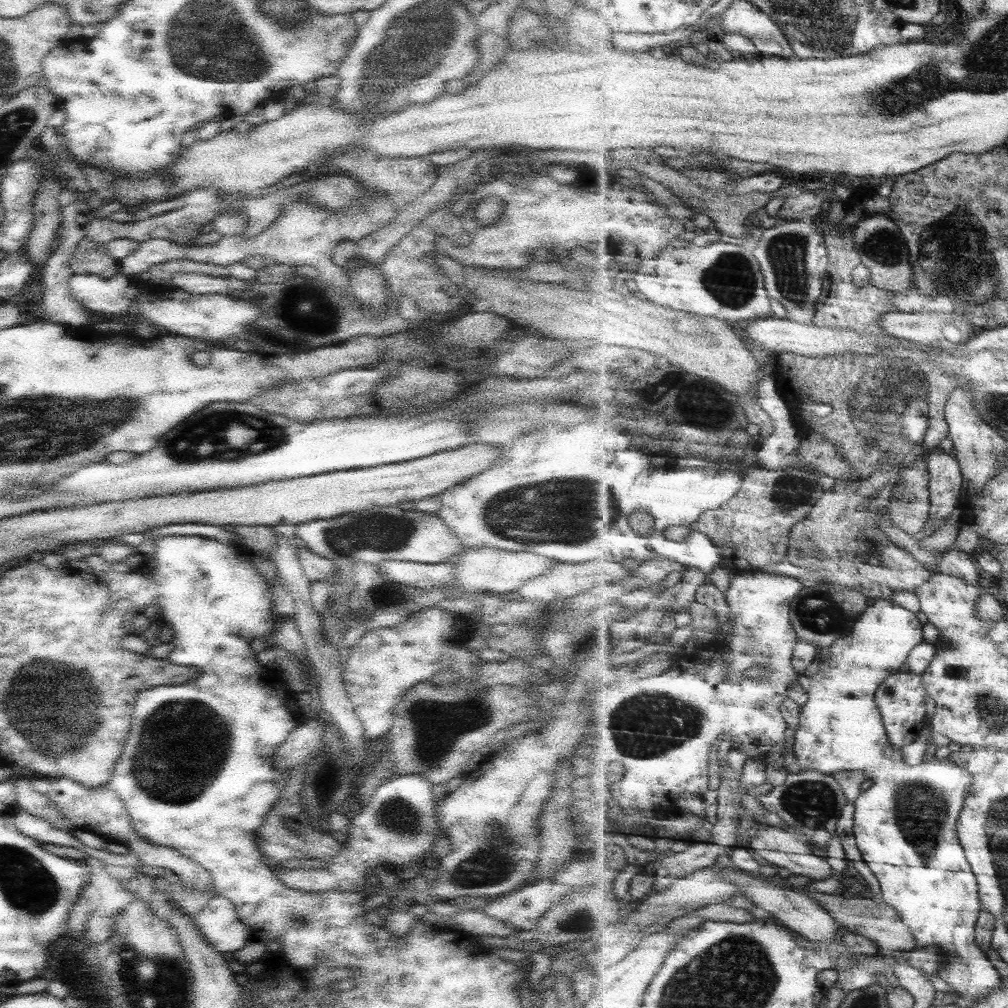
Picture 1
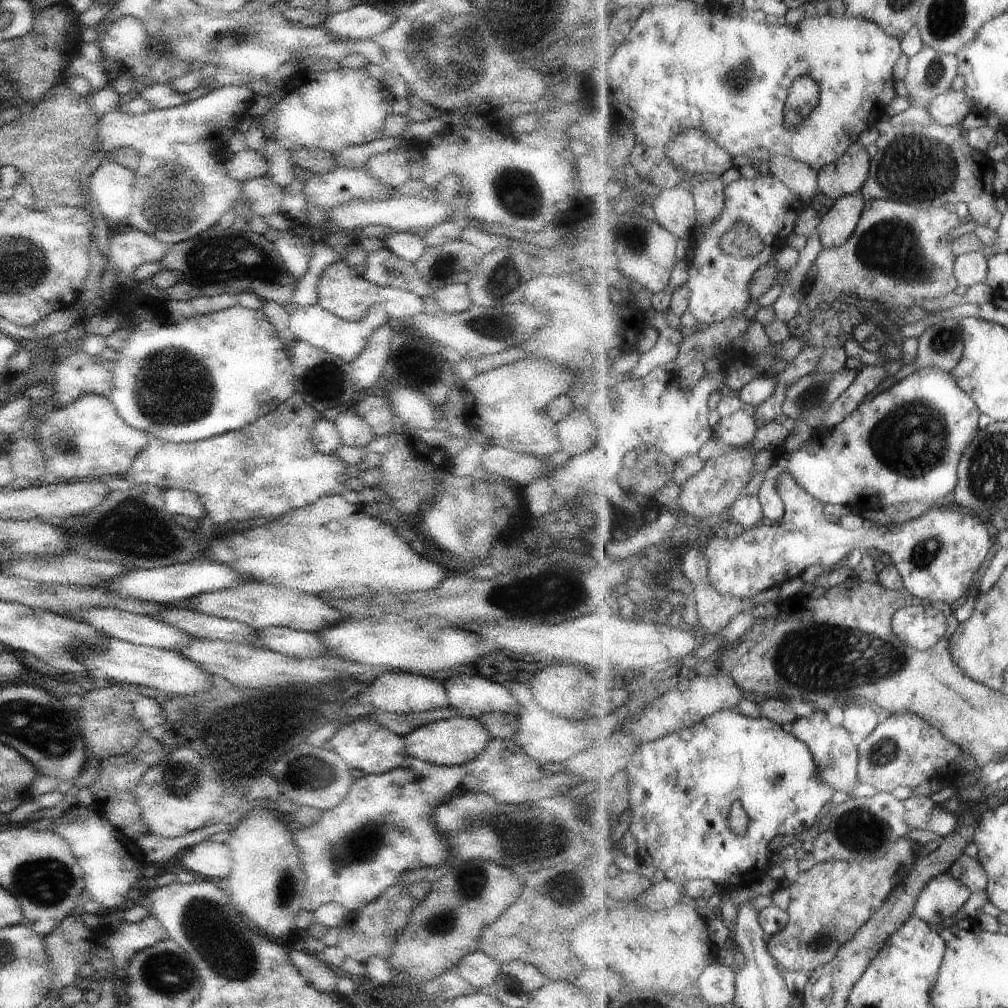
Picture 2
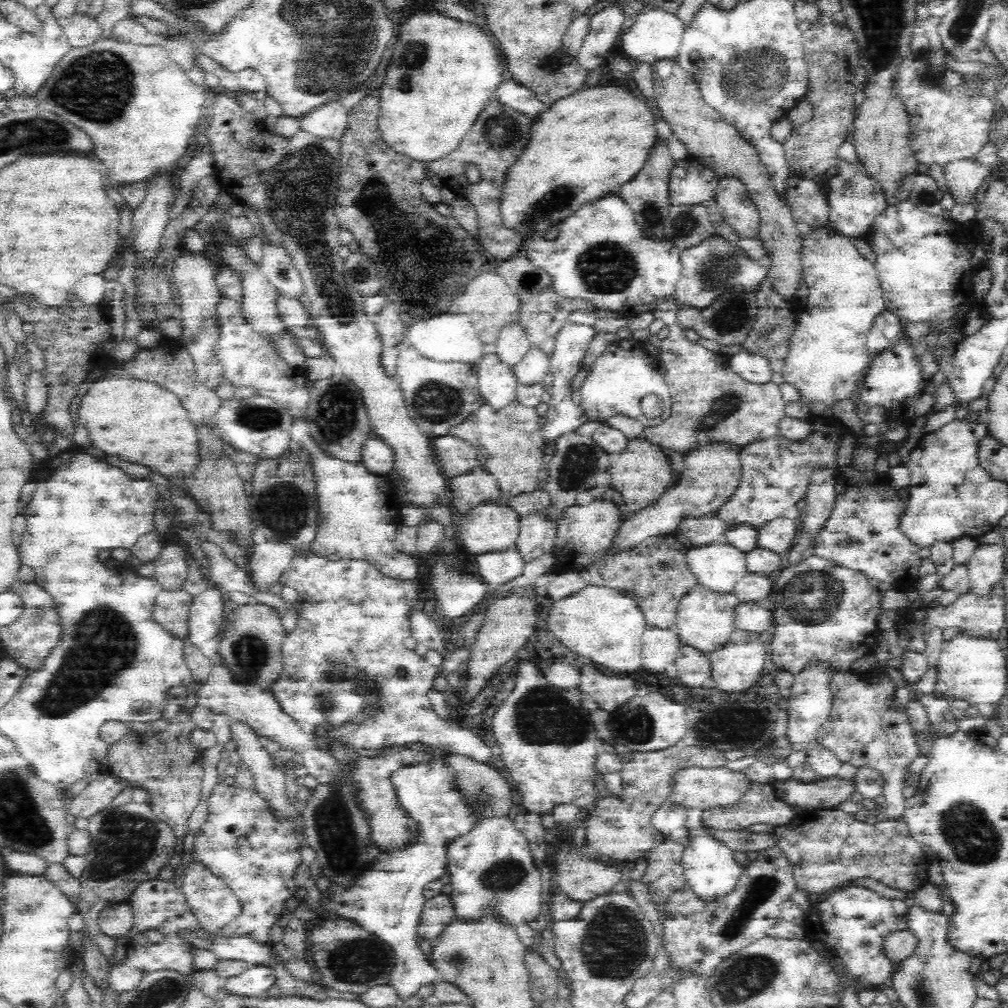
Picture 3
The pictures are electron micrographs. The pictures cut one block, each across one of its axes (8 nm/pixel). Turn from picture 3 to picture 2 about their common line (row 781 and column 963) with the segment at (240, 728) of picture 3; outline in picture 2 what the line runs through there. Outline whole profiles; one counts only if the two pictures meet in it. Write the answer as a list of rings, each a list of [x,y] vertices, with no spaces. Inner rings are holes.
[[[980,250],[959,256],[954,266],[954,274],[958,284],[971,288],[981,282],[985,283],[988,275],[989,257],[989,253]]]

